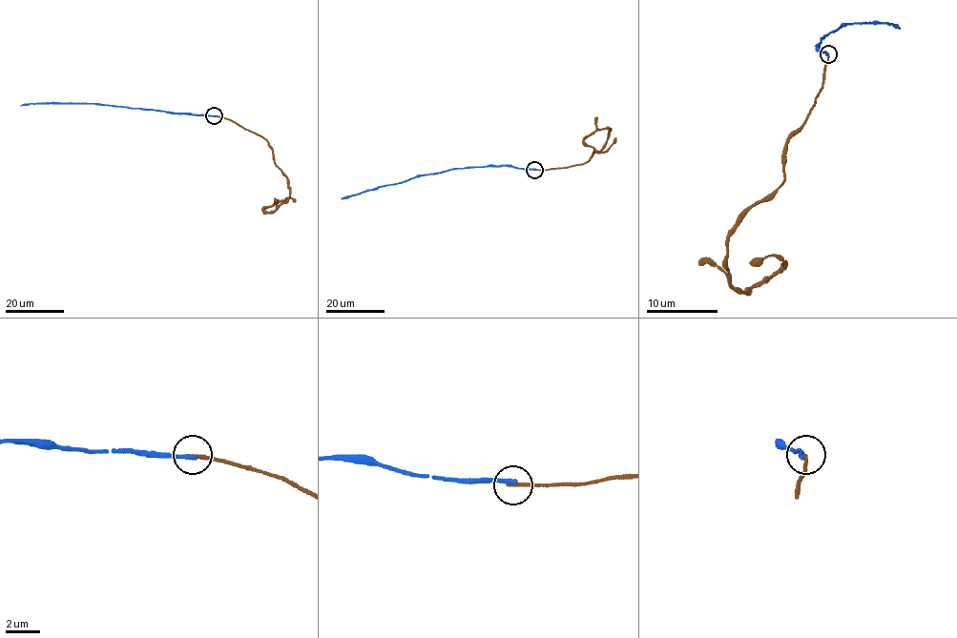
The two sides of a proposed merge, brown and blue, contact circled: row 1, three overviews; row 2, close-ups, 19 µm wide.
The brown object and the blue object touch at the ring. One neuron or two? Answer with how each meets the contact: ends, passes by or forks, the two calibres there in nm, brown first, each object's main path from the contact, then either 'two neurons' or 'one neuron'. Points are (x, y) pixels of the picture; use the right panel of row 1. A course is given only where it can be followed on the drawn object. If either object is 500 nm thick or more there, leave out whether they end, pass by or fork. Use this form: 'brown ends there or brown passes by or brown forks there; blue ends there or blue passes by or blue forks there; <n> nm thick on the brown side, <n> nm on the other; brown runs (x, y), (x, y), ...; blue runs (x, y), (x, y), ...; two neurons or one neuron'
brown ends there; blue ends there; 240 nm thick on the brown side, 240 nm on the other; brown runs (828, 53), (815, 103), (786, 144), (784, 180), (729, 237), (727, 280), (741, 291), (784, 262), (749, 262); blue runs (828, 53), (817, 48), (824, 35), (842, 25), (886, 23), (900, 28); two neurons

